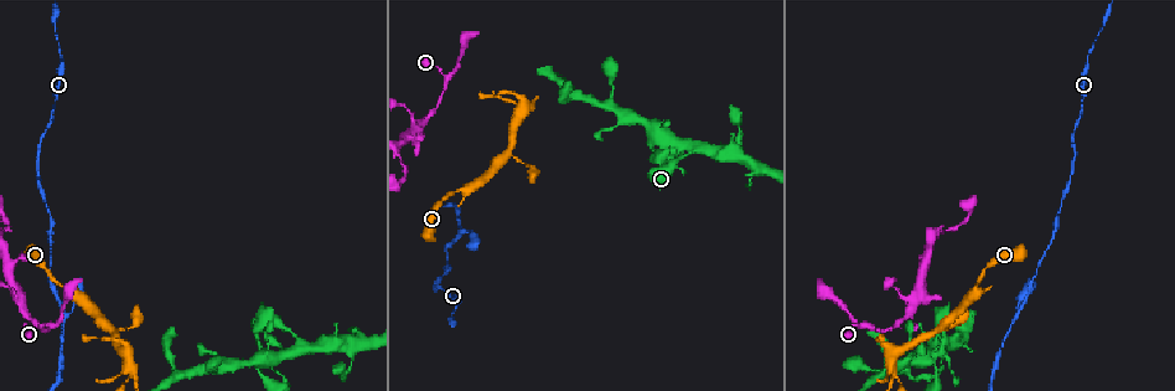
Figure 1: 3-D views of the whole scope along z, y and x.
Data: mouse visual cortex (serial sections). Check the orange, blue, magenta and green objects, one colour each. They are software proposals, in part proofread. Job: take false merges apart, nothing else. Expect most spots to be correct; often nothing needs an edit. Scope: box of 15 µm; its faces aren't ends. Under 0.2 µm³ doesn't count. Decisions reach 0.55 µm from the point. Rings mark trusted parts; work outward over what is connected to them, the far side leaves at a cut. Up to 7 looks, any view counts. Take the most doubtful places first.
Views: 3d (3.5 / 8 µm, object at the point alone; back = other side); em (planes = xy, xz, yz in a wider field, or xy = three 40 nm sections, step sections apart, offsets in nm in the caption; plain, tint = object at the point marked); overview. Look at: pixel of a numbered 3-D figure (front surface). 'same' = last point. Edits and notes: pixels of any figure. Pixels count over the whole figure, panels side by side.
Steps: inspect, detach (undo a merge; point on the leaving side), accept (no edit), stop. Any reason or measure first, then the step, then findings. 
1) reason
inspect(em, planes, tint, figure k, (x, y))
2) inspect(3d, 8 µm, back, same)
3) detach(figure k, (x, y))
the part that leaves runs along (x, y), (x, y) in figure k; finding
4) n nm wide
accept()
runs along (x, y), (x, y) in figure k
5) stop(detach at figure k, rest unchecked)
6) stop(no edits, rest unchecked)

abrupt turn
inspect(3d, 3.5 µm, back, figure 1, (866, 324))

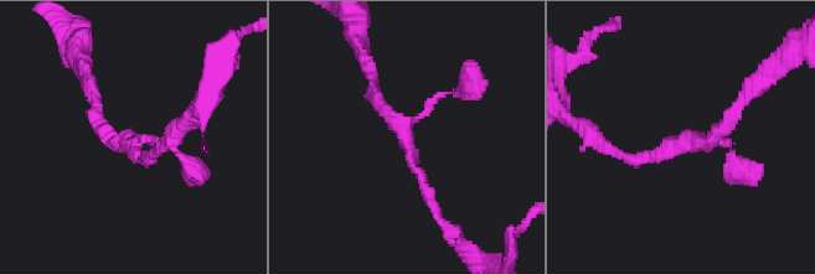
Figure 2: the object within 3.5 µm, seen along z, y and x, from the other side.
accept()
runs along (733, 158), (717, 139), (619, 154) in figure 2; all the same cell

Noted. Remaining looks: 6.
sharp bend
inspect(3d, 3.5 µm, figure 1, (1019, 313))

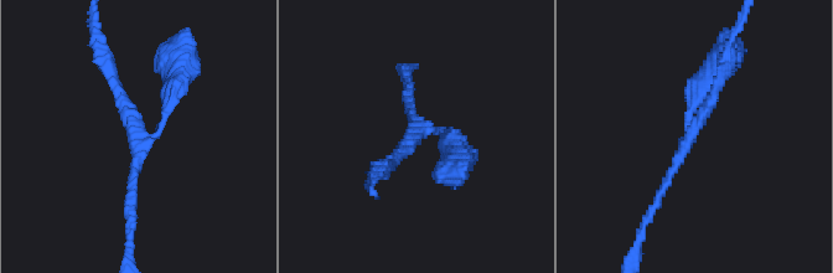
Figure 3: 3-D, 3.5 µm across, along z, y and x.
shape alone is not enough
inspect(em, planes, plain, figure 3, (694, 134))

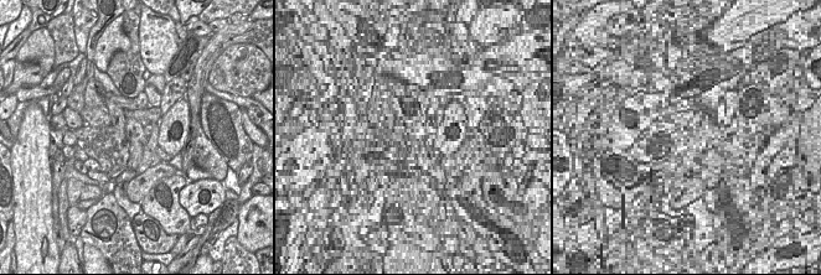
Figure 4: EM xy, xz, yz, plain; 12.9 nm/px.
inspect(em, planes, tint, same)

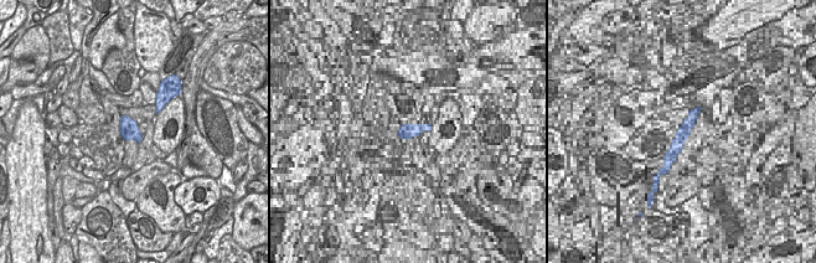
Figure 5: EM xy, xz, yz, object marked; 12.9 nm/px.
accept()
runs along (384, 166), (423, 130), (441, 130), (453, 147) in figure 3; one cell here

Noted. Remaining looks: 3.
branch point
inspect(3d, 3.5 µm, figure 1, (420, 129))

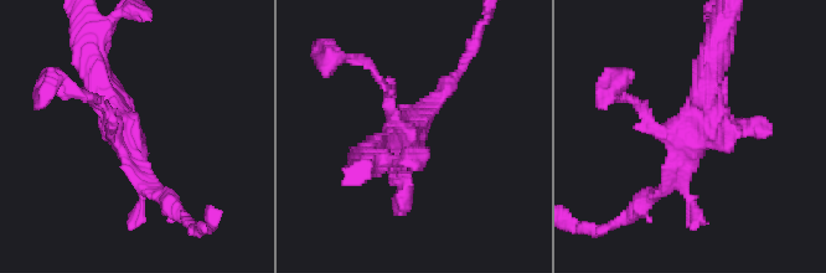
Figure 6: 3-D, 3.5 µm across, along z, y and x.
inspect(em, xy, step 1, tint, figure 6, (402, 139))

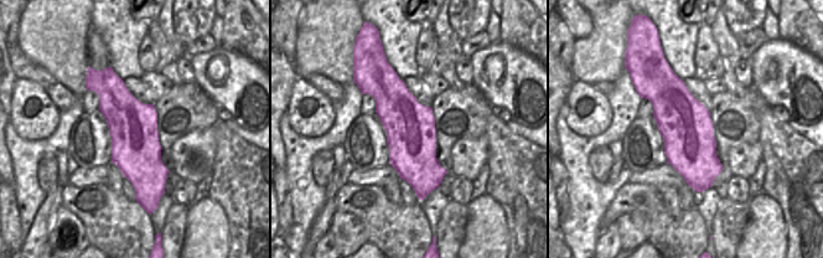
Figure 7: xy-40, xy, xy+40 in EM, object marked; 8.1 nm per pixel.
accept()
runs along (161, 197), (142, 179), (97, 72) in figure 6; all the same cell

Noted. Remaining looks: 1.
stop(no edits, rest unchecked)

